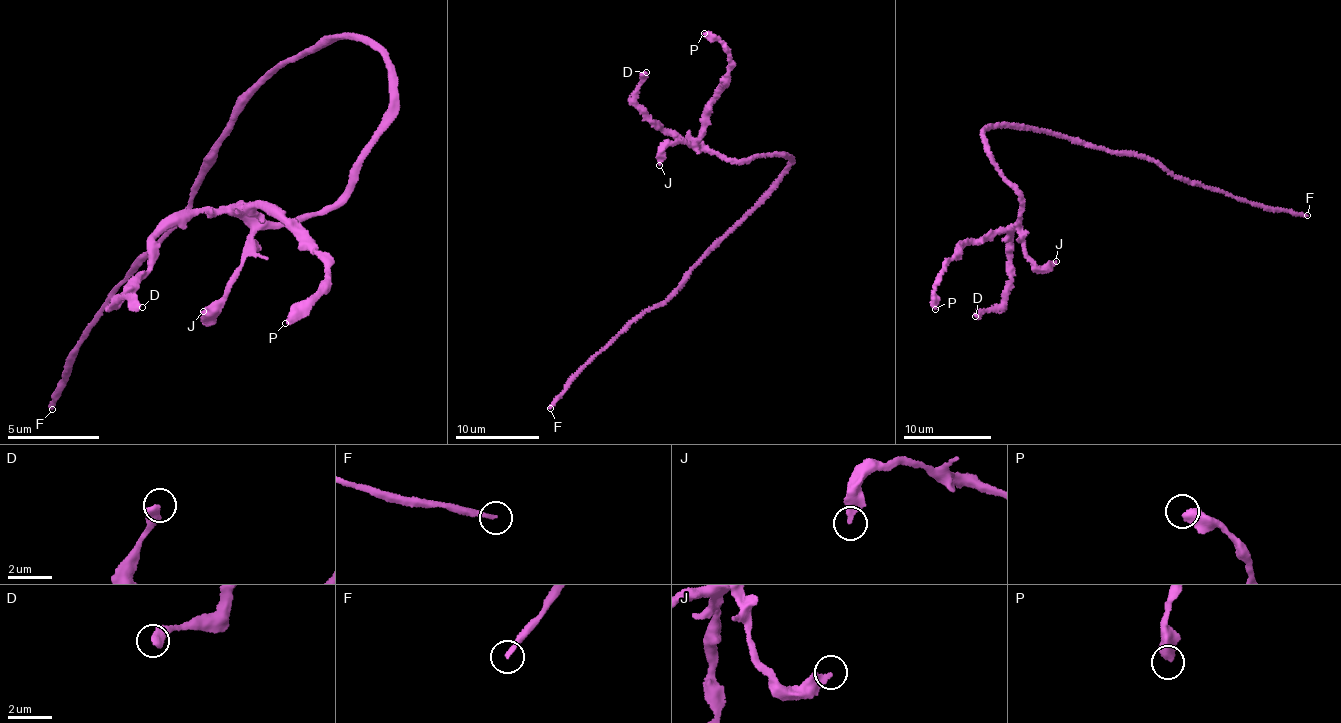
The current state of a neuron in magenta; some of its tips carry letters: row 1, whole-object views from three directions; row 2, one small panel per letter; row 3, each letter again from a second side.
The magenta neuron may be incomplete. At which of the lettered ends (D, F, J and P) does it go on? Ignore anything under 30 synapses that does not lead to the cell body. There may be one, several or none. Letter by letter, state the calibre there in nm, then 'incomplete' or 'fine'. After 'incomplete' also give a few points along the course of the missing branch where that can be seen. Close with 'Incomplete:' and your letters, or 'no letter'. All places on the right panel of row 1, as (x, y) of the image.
D: 400 nm | fine
F: 200 nm | incomplete
J: 320 nm | fine
P: 500 nm | fine
Incomplete: F

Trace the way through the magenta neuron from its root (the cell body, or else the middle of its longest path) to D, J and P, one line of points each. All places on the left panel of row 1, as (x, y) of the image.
D: (335, 39), (367, 40), (390, 73), (340, 196), (166, 229), (116, 295), (142, 307)
J: (335, 39), (365, 39), (384, 52), (390, 101), (378, 127), (340, 196), (260, 231), (213, 315), (203, 311)
P: (335, 39), (367, 40), (390, 73), (340, 196), (282, 222), (233, 204), (323, 261), (326, 290), (285, 323)

